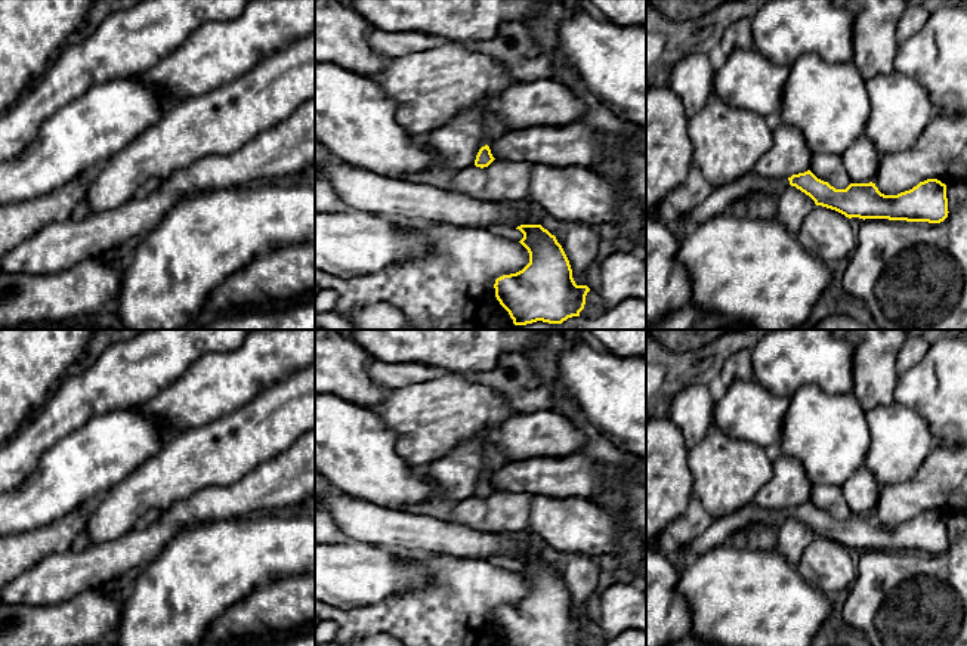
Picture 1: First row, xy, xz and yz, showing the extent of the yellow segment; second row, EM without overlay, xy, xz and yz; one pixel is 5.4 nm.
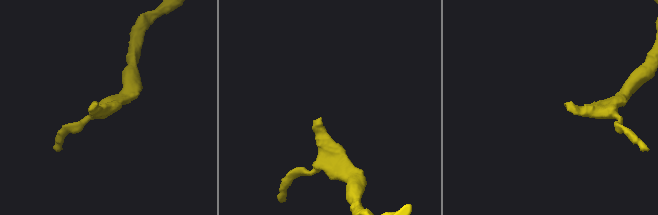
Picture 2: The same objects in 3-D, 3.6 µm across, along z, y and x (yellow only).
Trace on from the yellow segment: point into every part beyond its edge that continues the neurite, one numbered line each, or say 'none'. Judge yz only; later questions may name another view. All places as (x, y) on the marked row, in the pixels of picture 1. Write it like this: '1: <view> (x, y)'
1: yz (720, 201)

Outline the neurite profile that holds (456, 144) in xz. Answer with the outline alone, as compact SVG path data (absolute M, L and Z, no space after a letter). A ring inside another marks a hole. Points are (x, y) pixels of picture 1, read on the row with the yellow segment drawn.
M470 108L458 112L445 126L429 132L421 139L438 155L438 169L460 171L475 164L479 149L489 146L495 158L494 145L510 132L492 109Z

